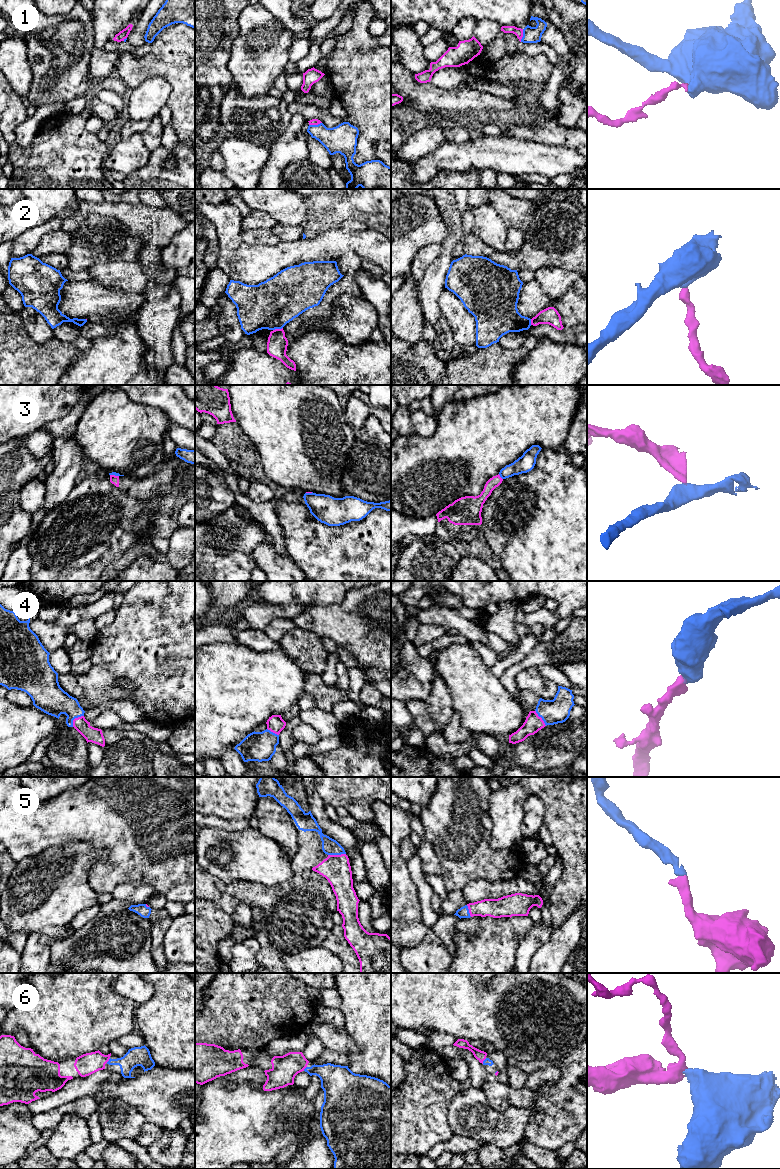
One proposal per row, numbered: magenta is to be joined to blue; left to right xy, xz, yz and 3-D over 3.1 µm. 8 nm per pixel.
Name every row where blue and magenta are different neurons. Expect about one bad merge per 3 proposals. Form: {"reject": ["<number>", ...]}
{"reject": ["1", "2", "3"]}

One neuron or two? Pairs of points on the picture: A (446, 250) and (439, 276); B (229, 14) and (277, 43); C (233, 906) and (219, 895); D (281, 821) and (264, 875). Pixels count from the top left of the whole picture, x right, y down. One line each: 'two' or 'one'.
A: one
B: two
C: one
D: two

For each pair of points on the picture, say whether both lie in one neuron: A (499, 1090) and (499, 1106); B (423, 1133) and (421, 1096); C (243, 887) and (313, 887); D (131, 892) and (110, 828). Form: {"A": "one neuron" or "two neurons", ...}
{"A": "one neuron", "B": "one neuron", "C": "one neuron", "D": "two neurons"}

